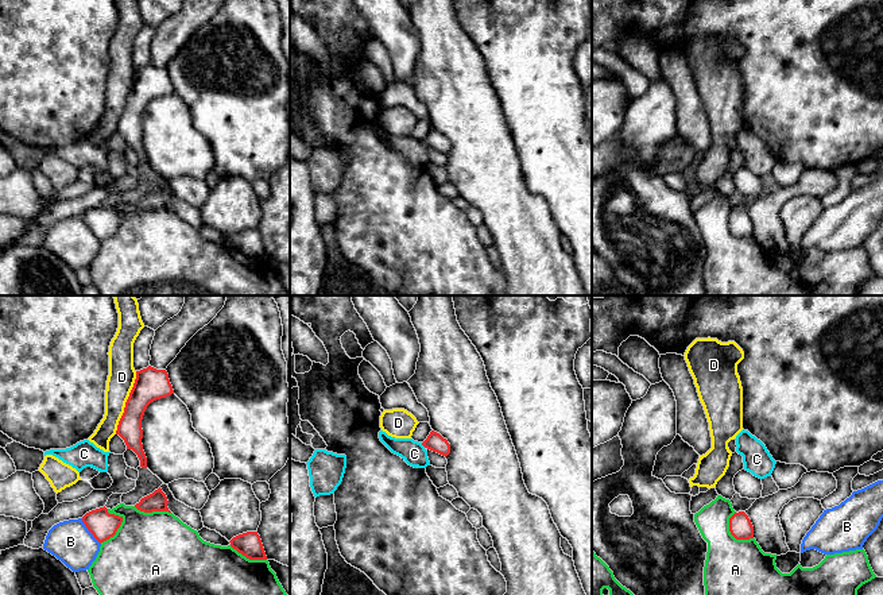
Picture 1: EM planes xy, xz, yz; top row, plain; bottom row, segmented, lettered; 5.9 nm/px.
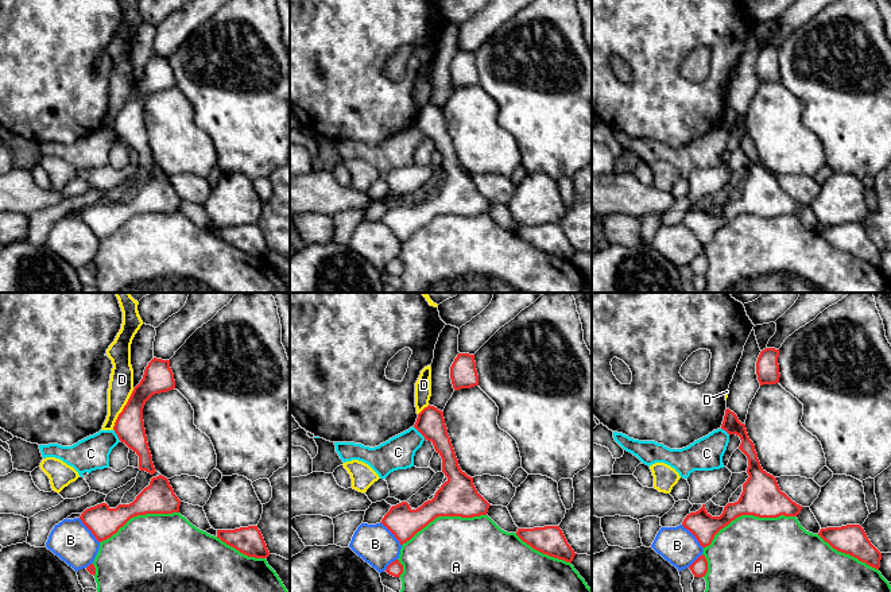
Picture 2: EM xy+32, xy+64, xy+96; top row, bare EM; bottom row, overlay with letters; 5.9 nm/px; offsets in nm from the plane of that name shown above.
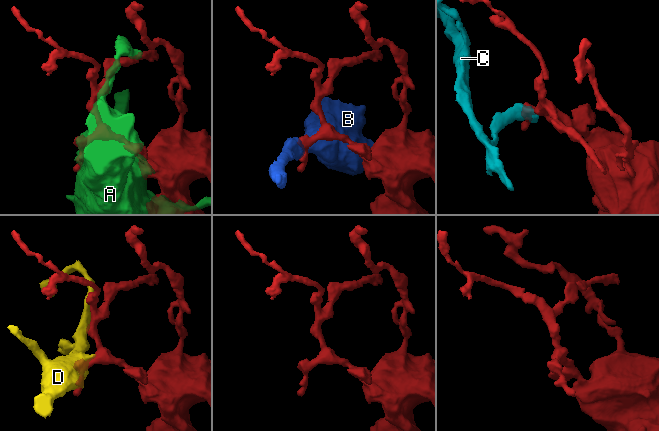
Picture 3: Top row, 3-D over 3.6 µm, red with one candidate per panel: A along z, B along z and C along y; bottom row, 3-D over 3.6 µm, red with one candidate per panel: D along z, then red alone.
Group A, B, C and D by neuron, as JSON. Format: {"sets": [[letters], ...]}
{"sets": [["A"], ["B"], ["C"], ["D"]]}

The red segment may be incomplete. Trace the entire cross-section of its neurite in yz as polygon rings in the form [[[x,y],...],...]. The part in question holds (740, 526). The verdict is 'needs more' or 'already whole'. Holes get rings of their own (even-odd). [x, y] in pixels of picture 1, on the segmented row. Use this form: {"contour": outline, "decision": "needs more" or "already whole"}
{"contour": [[[744,511],[735,513],[729,518],[729,532],[736,540],[754,538],[754,526]]], "decision": "already whole"}

